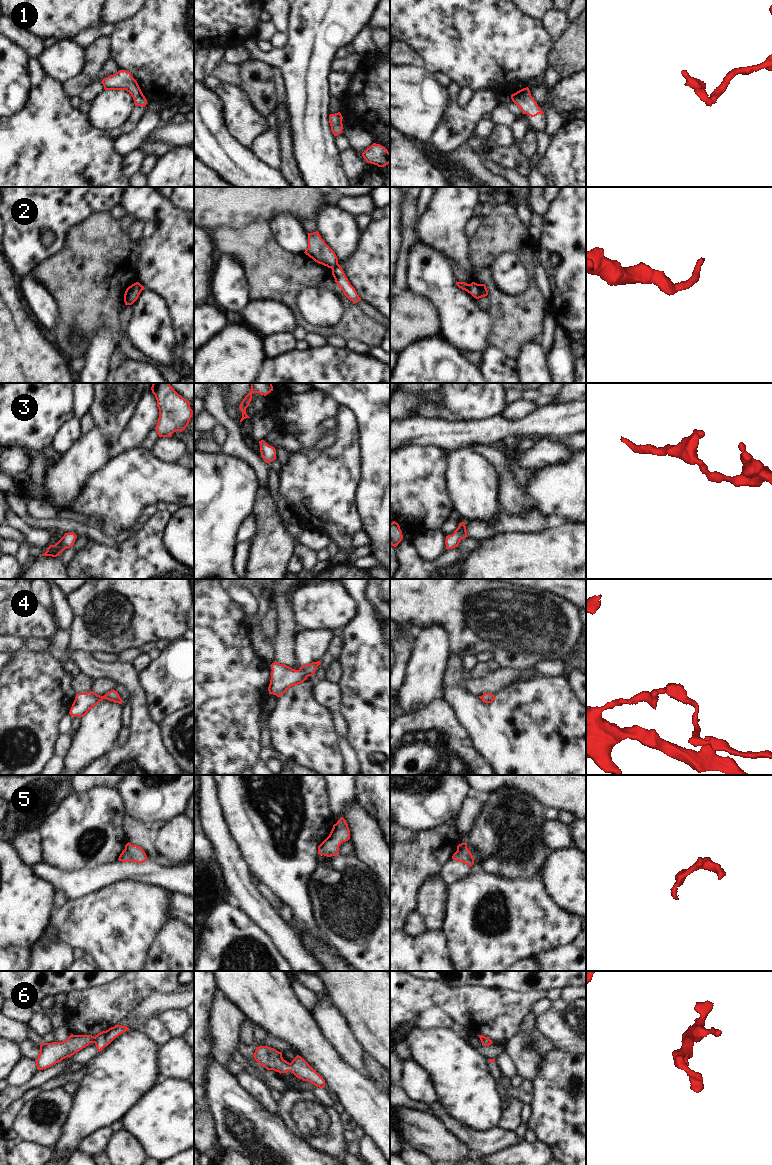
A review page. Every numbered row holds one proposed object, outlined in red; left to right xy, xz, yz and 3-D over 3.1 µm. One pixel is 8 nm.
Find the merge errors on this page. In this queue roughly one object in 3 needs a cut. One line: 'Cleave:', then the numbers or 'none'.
Cleave: 2

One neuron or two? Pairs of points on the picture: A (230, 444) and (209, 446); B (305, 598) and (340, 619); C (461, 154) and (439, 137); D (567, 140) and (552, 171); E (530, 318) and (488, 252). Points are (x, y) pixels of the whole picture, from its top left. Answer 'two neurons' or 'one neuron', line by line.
A: two neurons
B: one neuron
C: two neurons
D: one neuron
E: one neuron

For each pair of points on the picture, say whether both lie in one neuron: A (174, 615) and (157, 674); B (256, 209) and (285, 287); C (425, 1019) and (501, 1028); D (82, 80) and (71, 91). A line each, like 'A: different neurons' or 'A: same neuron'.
A: different neurons
B: different neurons
C: different neurons
D: same neuron

